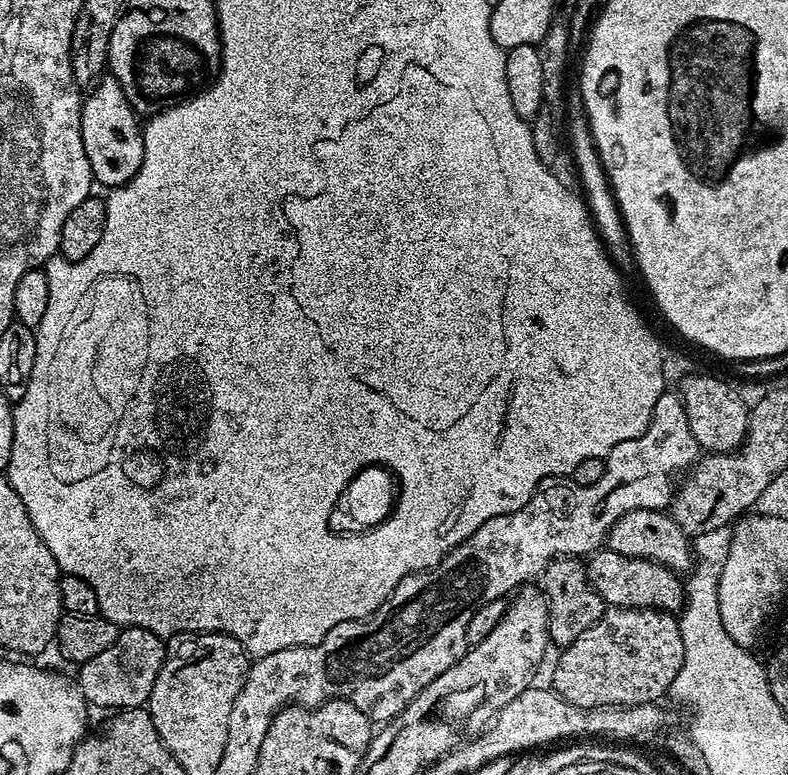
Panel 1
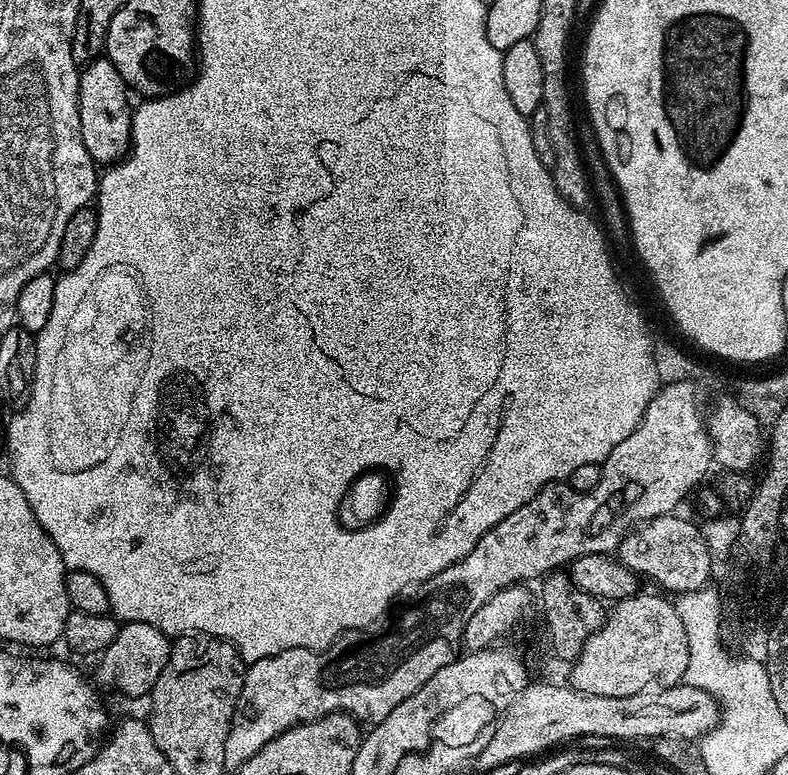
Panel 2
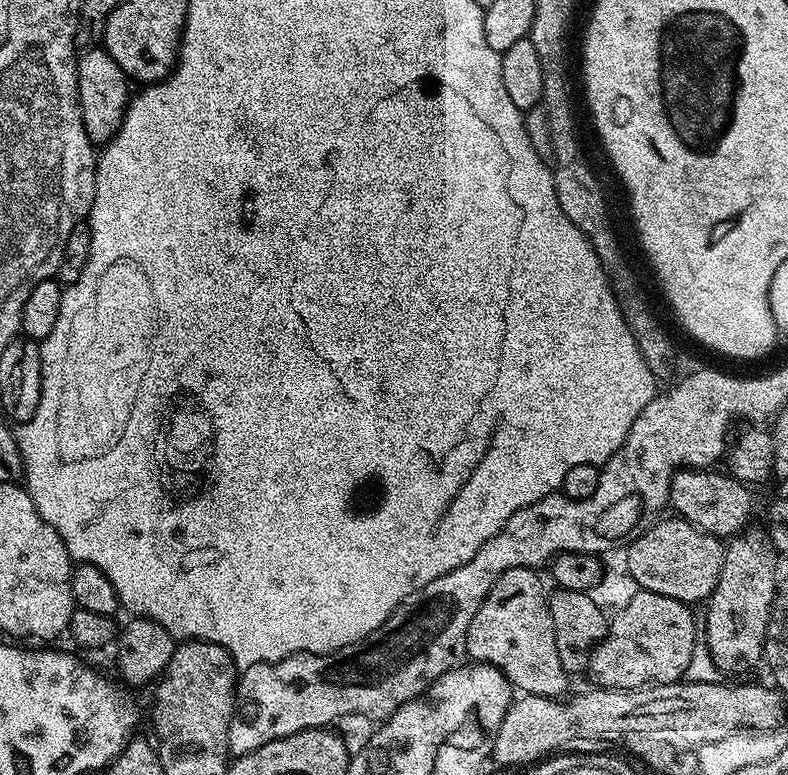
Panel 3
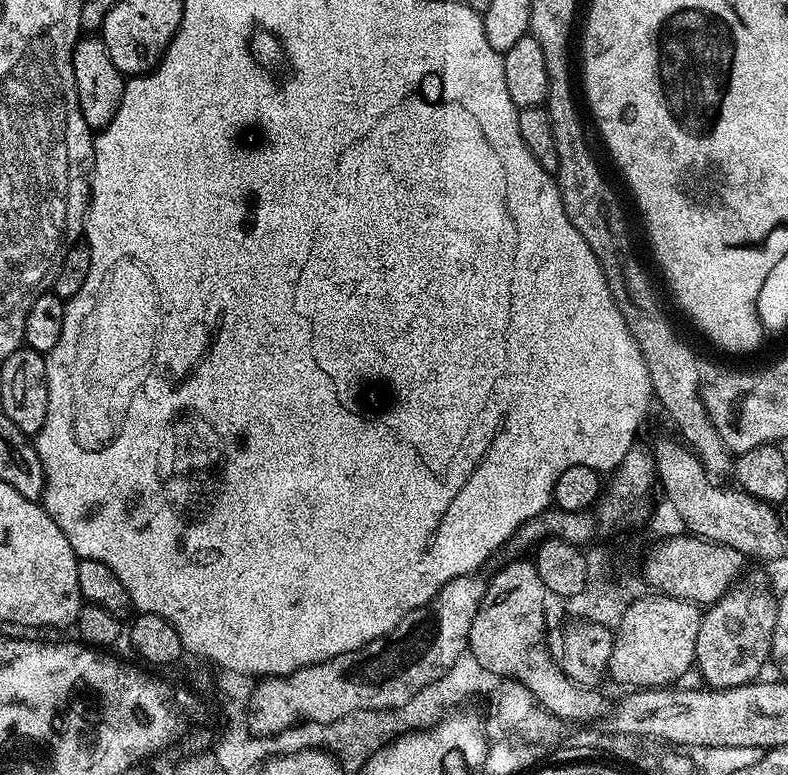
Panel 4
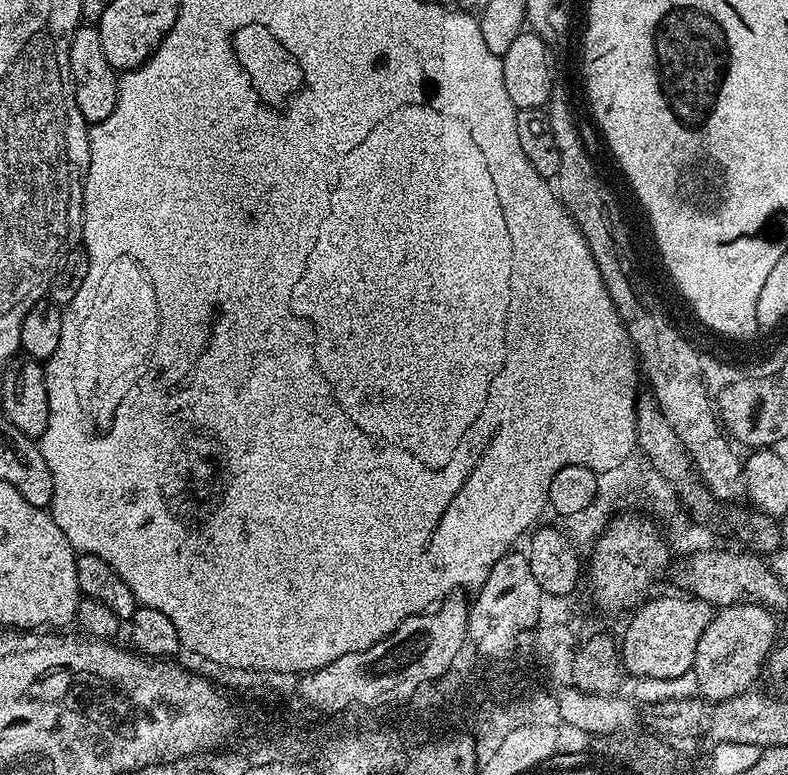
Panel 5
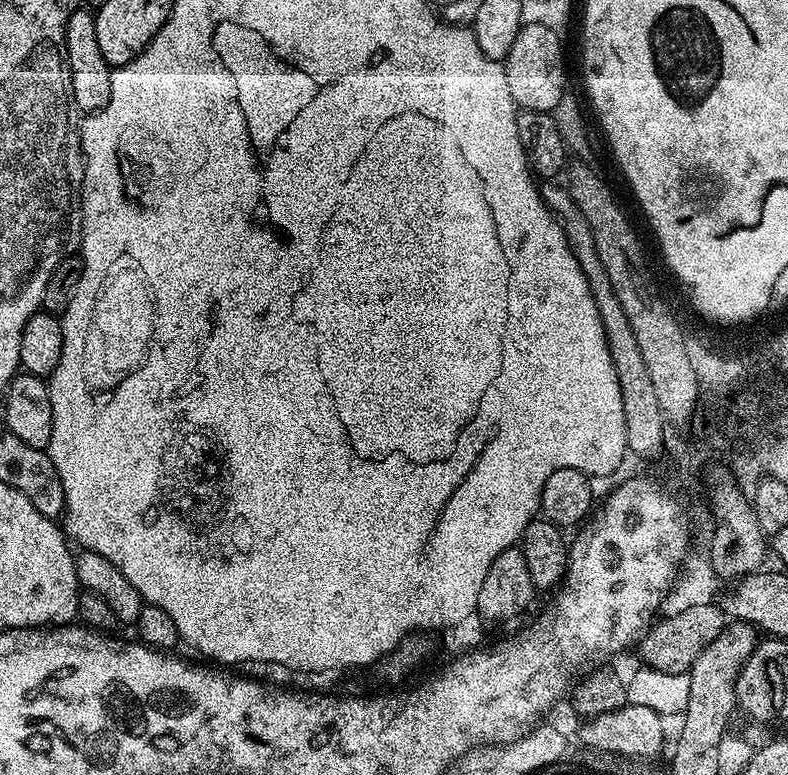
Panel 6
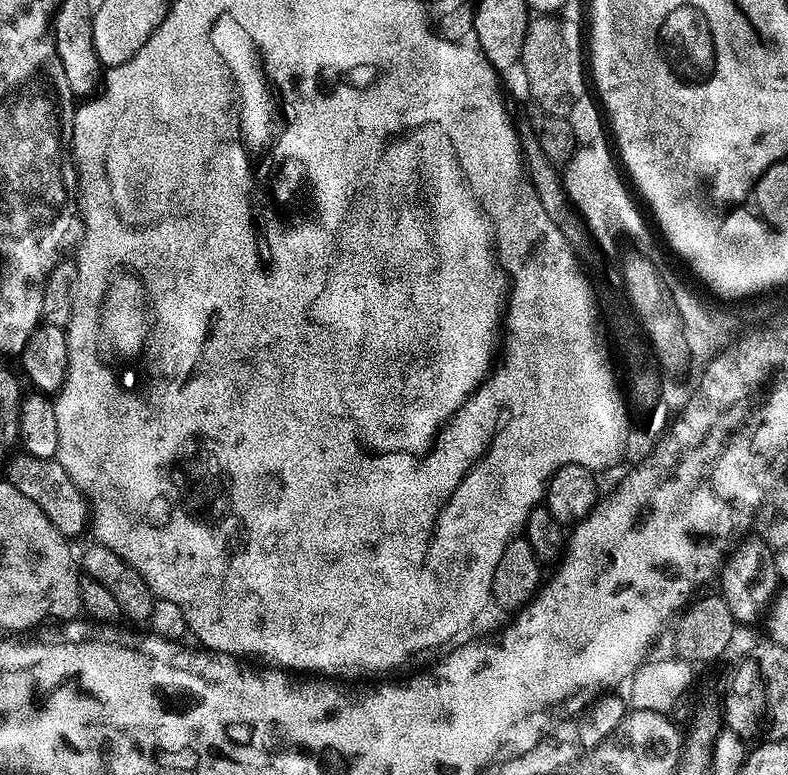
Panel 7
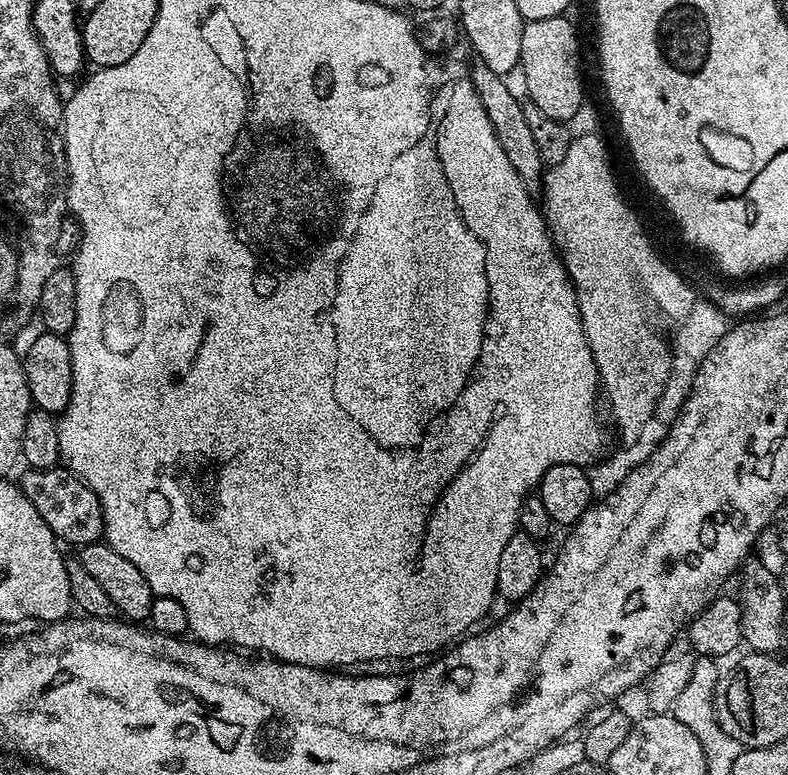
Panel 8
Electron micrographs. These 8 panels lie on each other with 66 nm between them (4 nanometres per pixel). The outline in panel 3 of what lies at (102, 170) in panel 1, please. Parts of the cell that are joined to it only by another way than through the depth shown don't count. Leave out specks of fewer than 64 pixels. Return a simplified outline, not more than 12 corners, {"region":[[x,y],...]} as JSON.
{"region":[[103,46],[76,61],[84,129],[93,145],[118,134],[128,75]]}

